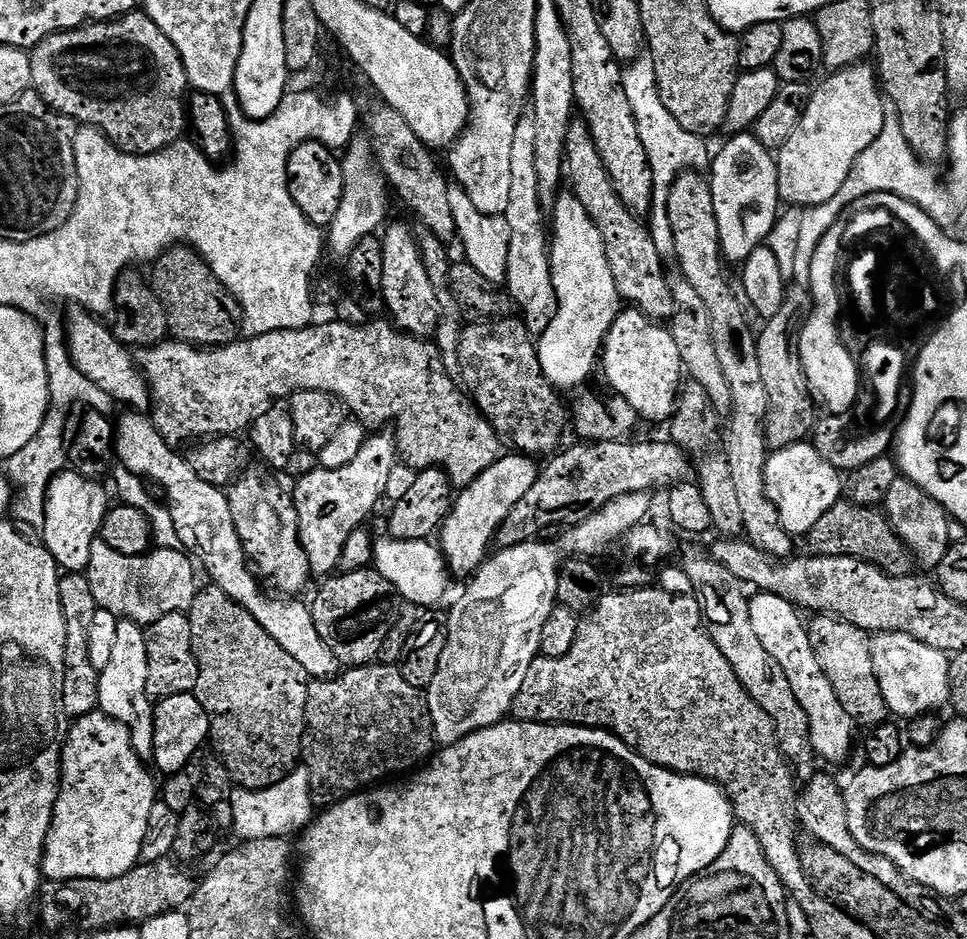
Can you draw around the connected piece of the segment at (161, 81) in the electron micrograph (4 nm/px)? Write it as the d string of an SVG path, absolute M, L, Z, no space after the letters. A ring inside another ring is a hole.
M147 11L128 12L125 16L117 16L114 20L93 22L69 32L55 32L53 36L48 36L42 42L38 42L38 46L31 49L30 55L32 57L30 62L31 91L35 92L37 96L41 96L53 112L70 117L77 125L96 128L99 132L103 132L111 144L115 148L119 148L120 151L126 152L130 156L149 156L155 152L160 152L163 148L168 148L171 144L177 143L183 137L180 136L183 132L185 135L188 128L188 105L185 97L190 92L188 75L178 50L172 48L170 38L166 38L166 34L162 34L162 30L158 30L158 26L149 18Z

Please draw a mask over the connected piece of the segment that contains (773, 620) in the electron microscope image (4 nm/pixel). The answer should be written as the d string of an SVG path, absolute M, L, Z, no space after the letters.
M755 593L749 599L749 604L754 634L761 639L770 658L774 658L774 662L786 670L786 678L790 678L790 687L794 689L794 698L802 702L802 710L806 710L806 718L810 718L810 738L817 757L821 761L846 759L852 748L854 725L846 710L842 710L842 702L838 702L838 694L834 694L830 678L822 674L822 666L818 666L818 658L814 658L808 629L800 632L805 624L803 617L796 607L772 593Z

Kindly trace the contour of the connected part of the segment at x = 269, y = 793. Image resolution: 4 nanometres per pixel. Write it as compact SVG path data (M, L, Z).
M299 766L277 785L256 791L236 790L232 794L232 828L241 841L269 840L270 838L292 838L303 833L312 823L312 800L314 793L308 771Z

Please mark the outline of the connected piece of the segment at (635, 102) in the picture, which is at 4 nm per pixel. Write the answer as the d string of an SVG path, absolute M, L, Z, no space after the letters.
M637 58L623 69L626 98L630 98L630 110L634 110L634 118L638 122L638 134L642 138L642 146L646 146L648 161L652 167L652 211L646 223L654 238L654 246L658 246L658 254L662 258L675 257L674 234L670 230L668 204L670 186L677 176L689 170L700 170L709 163L710 152L704 145L703 135L687 132L674 120L670 111L659 98L658 82L655 81L655 70L648 58Z

